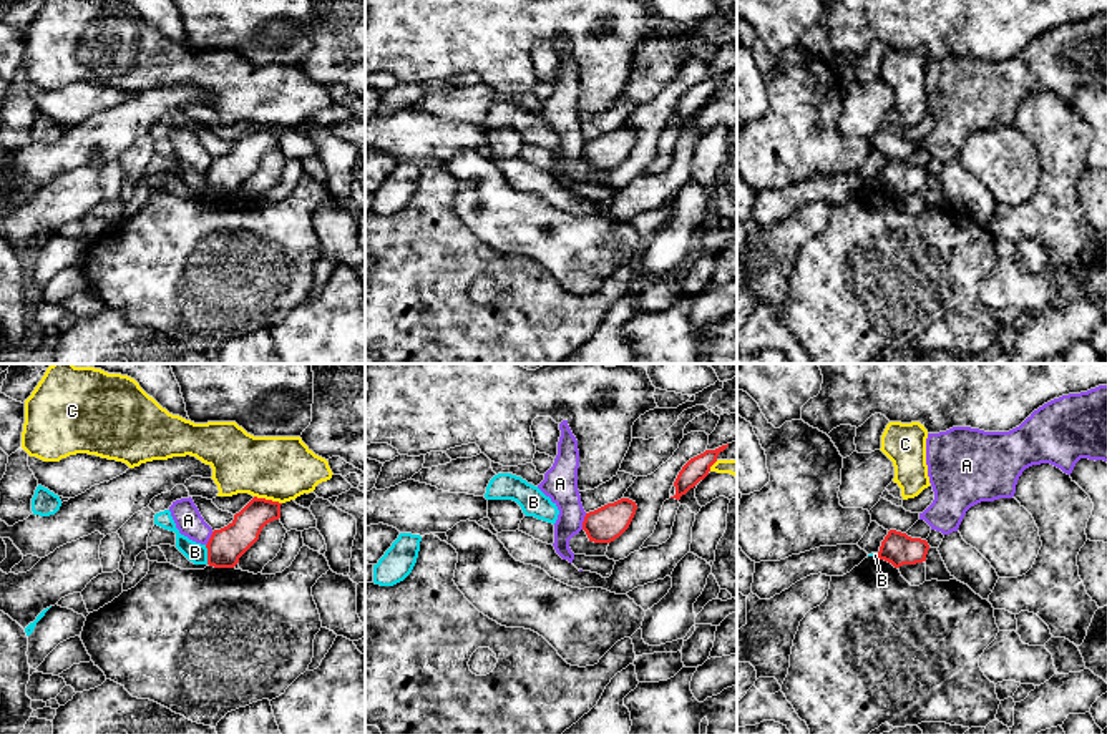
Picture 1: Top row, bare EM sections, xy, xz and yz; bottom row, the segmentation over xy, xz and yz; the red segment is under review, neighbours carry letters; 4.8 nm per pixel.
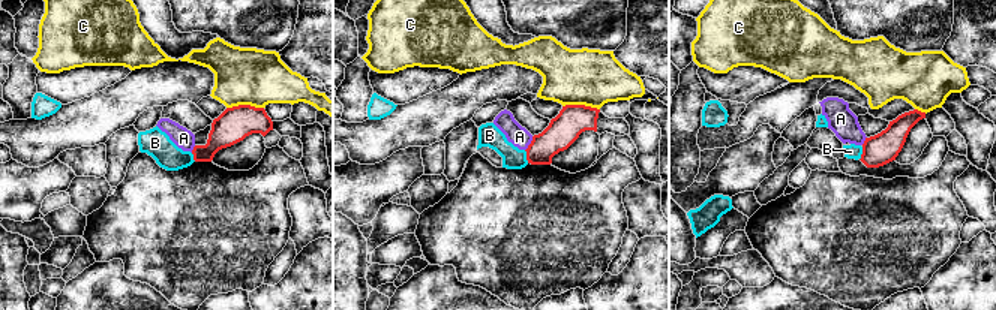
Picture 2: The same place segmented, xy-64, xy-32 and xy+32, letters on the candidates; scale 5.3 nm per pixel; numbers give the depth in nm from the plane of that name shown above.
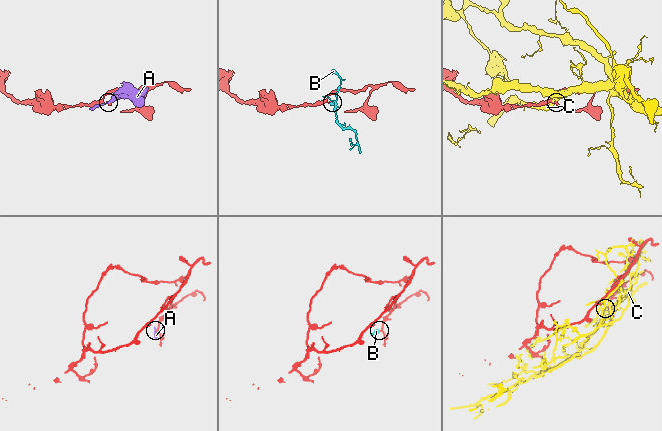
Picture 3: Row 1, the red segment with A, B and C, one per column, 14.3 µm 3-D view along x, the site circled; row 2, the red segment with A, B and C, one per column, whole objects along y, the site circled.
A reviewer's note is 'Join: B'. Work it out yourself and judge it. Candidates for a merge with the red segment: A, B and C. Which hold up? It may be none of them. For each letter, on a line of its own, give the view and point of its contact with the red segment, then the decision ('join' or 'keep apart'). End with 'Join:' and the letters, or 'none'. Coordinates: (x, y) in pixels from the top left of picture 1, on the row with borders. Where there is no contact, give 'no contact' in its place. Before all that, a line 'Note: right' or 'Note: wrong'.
Note: wrong
A: xz (583, 522) | keep apart
B: xy (208, 555) | keep apart
C: xy (268, 500) | keep apart
Join: none

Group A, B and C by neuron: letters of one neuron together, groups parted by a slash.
A / B / C

